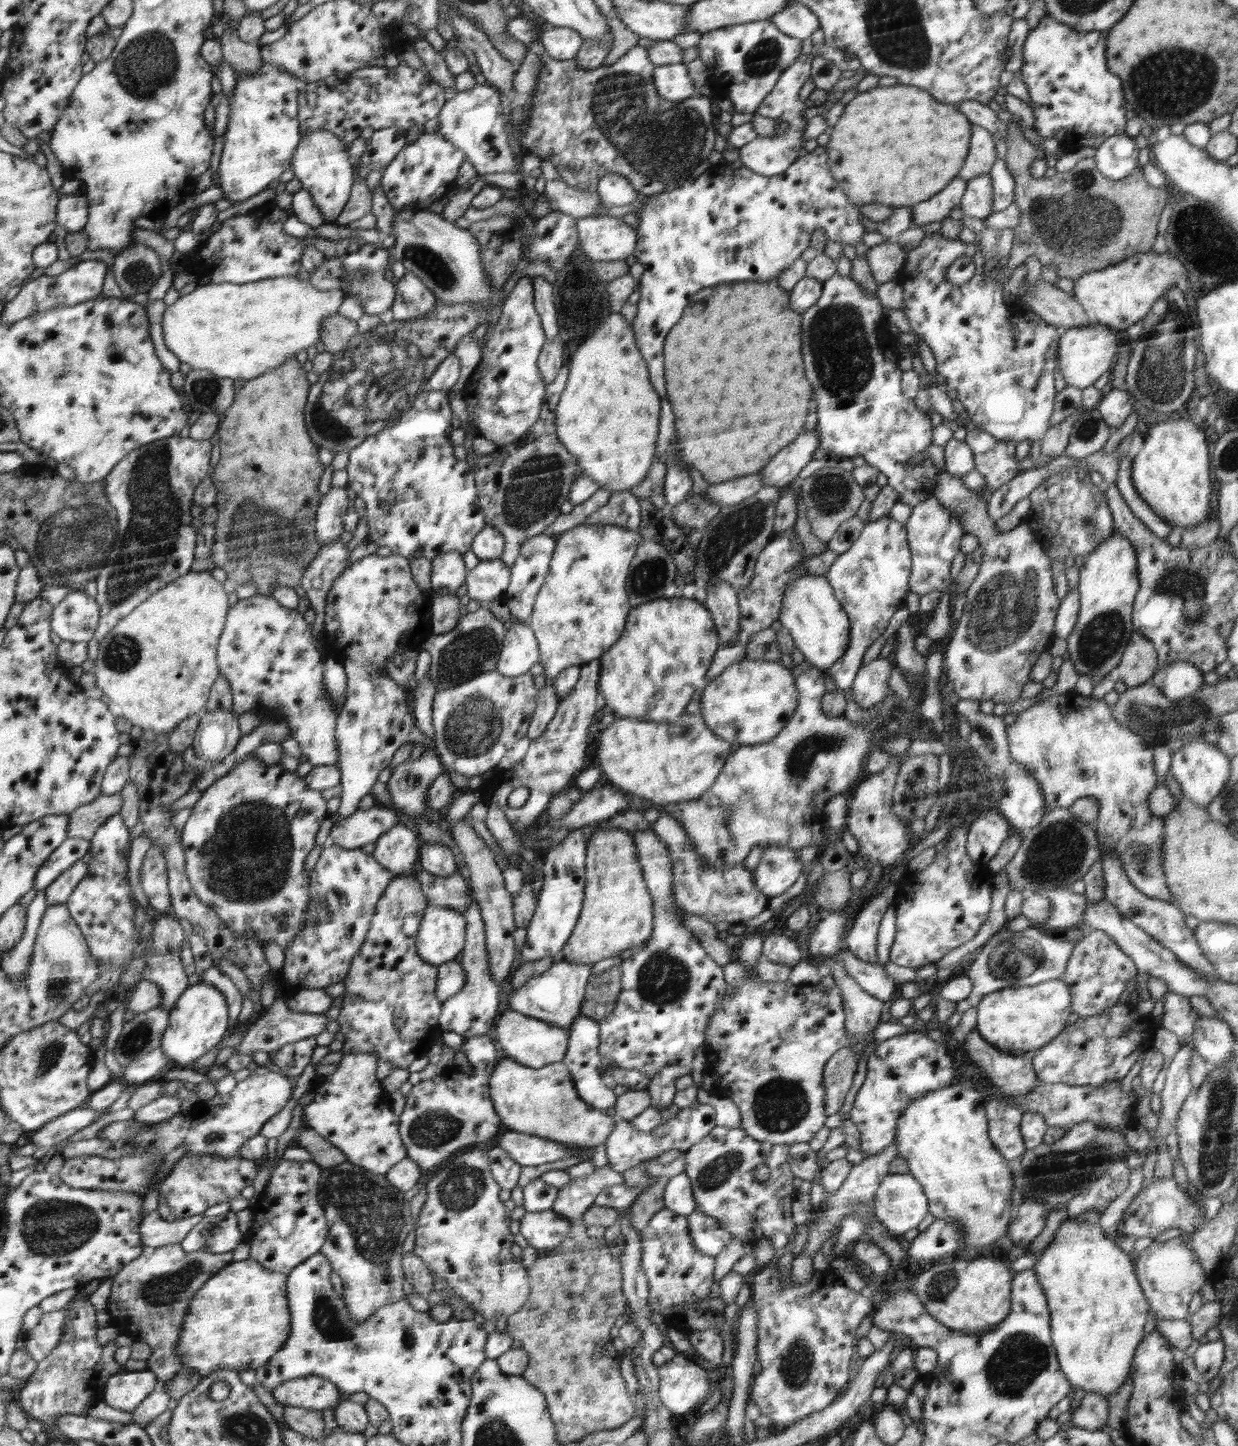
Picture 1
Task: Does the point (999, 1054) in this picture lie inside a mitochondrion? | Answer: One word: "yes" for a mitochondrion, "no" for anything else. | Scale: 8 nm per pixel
no

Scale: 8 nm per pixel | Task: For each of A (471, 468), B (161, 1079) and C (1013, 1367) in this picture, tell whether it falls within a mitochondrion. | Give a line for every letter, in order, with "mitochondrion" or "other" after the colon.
A: other
B: other
C: mitochondrion

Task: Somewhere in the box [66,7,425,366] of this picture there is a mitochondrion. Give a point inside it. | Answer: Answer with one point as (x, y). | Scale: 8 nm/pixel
(148, 64)

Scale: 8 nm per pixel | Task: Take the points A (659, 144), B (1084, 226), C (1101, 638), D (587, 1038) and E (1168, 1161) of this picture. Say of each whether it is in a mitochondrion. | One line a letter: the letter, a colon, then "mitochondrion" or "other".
A: mitochondrion
B: mitochondrion
C: mitochondrion
D: other
E: other

